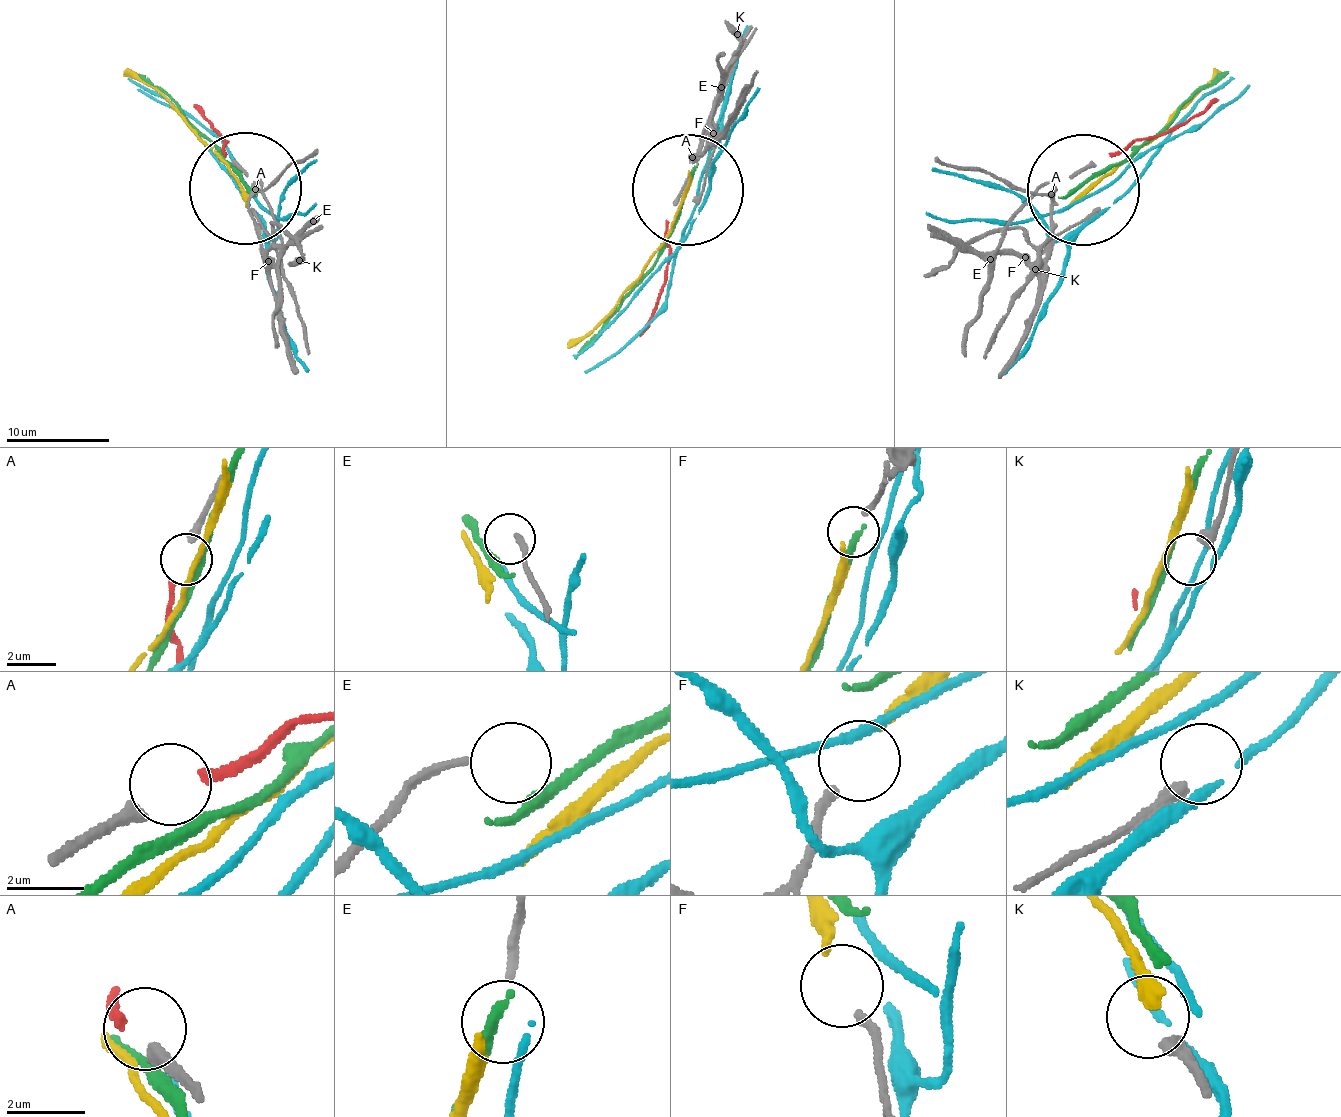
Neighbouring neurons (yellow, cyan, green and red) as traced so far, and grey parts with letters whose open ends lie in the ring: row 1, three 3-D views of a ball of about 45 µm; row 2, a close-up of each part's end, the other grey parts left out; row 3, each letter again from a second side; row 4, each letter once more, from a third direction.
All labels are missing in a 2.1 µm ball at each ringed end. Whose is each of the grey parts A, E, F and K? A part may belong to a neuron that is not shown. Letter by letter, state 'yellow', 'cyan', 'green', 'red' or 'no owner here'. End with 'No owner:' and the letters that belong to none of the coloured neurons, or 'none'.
A: red
E: no owner here
F: yellow
K: no owner here
No owner: E, K

